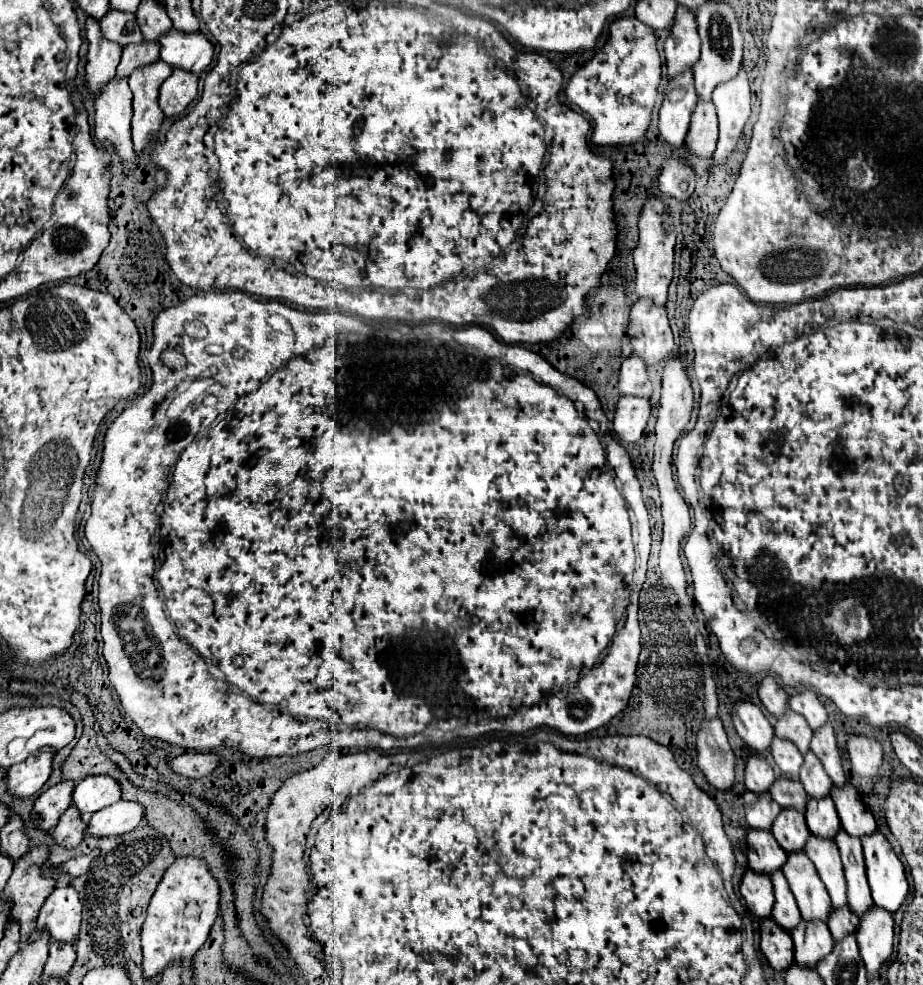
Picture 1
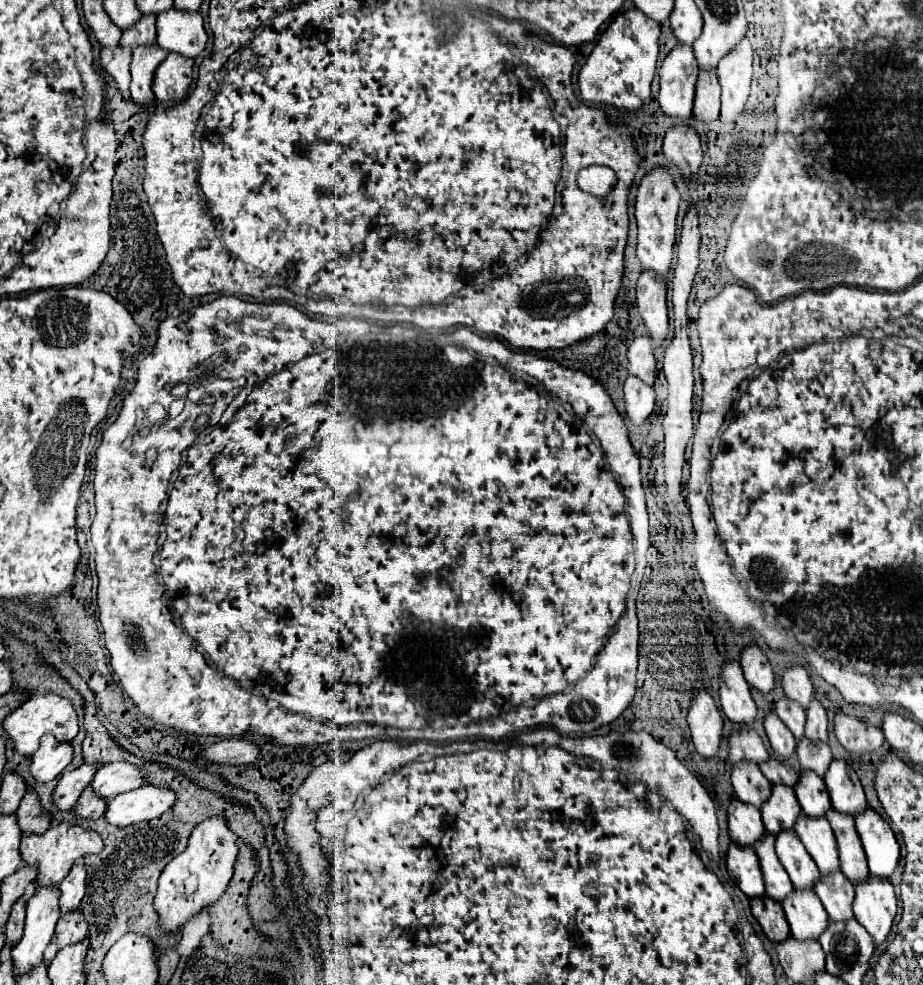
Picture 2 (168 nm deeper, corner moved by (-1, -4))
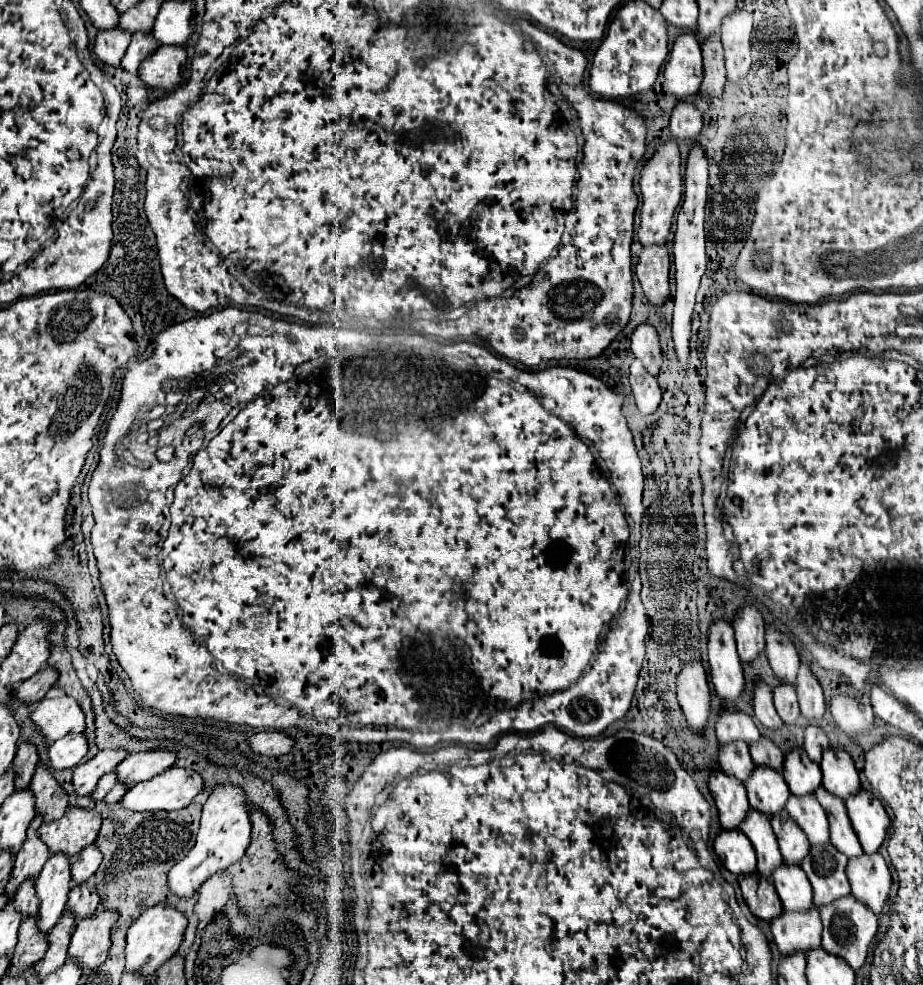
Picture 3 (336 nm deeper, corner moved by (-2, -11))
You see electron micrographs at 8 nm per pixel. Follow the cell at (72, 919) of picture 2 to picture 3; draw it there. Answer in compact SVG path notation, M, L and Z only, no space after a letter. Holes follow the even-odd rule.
M84 882L80 886L72 886L70 888L70 900L66 904L68 912L72 912L72 916L76 920L82 920L84 916L92 916L98 908L98 894L94 890L92 882Z

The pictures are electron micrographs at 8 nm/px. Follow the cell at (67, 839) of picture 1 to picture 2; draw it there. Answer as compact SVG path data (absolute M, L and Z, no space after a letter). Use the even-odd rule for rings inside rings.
M91 785L85 787L85 791L81 793L81 797L79 797L77 803L79 805L75 807L75 813L79 817L85 817L85 819L99 819L105 813L105 809L107 809L107 801L103 797L99 797L93 791Z

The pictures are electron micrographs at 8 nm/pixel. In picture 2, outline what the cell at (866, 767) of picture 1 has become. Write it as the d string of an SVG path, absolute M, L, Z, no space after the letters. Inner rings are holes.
M843 711L835 713L833 723L835 723L835 735L837 735L839 743L851 753L863 755L867 751L879 749L885 741L883 731L879 727L867 725L861 719L847 715Z

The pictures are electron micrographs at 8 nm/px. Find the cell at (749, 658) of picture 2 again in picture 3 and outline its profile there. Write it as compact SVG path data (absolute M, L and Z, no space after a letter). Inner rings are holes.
M744 606L736 614L734 632L736 632L738 656L742 664L754 662L766 650L766 642L764 642L766 626L764 626L762 614L754 606Z

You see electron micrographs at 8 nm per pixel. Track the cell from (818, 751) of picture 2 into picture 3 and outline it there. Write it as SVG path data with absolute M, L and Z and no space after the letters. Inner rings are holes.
M810 724L806 728L806 738L804 738L804 752L808 754L808 758L818 764L822 760L822 754L826 752L828 746L830 744L828 744L826 734L816 724Z

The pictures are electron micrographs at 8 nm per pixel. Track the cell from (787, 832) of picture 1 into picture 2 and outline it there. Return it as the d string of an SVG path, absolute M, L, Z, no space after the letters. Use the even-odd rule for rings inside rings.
M771 785L769 799L761 805L761 819L769 833L779 833L781 829L791 829L801 813L795 791L787 785Z

